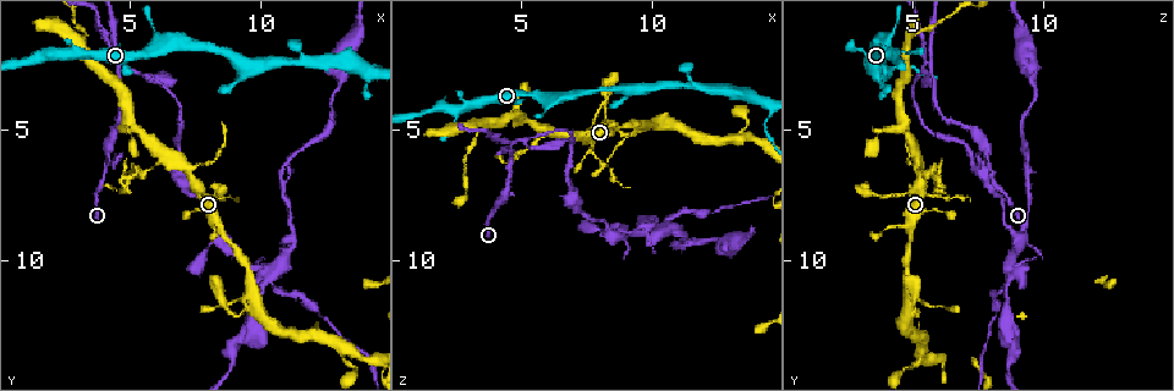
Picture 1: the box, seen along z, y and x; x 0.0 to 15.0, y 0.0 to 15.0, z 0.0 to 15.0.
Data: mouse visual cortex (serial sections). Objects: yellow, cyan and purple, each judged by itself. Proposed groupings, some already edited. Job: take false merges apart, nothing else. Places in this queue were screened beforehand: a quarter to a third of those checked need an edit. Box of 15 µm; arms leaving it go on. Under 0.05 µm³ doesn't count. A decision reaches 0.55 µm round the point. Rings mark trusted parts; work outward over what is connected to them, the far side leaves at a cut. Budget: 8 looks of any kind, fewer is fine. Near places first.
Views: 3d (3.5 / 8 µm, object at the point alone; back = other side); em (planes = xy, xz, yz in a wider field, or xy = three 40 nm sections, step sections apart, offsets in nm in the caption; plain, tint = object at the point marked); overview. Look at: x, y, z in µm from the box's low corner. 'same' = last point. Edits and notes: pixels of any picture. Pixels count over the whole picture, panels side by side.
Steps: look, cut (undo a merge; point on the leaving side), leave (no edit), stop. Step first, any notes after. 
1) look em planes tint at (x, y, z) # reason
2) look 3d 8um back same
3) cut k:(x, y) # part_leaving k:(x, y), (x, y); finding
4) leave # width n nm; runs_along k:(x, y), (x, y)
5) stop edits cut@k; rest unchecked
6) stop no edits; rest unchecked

look 3d 3.5um at (6.4, 6.1, 5.1) # three-way junction

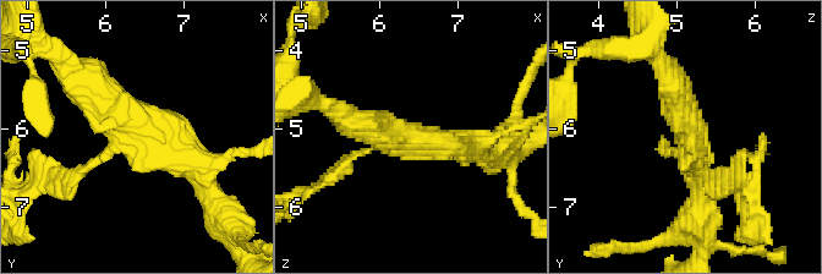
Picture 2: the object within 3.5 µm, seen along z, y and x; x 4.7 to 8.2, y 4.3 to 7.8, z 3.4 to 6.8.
look em xy step 3 tint at (6.45, 6.00, 5.15) # arms 3; arm_widths 100, 350, 400 nm; now the EM

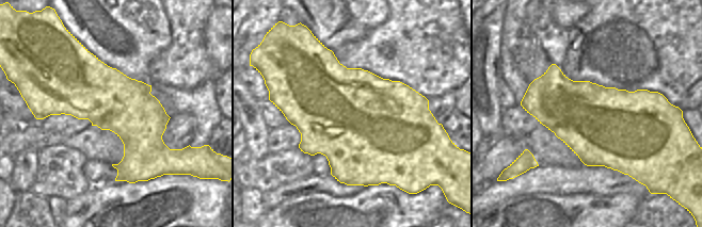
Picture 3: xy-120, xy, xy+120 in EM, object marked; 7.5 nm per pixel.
look em xy step 5 tint same # another direction

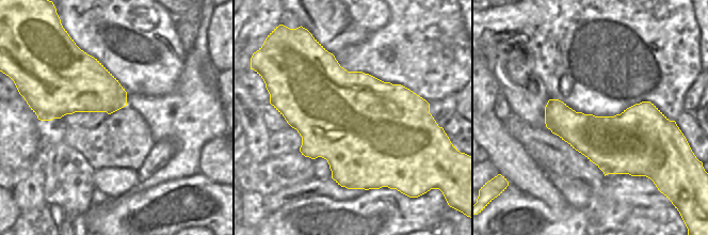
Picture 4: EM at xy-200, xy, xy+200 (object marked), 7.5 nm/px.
leave # runs_along 2:(204, 180), (81, 78); all the same cell

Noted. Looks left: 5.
look 3d 8um at (4.7, 2.4, 5.6) # sharp bend

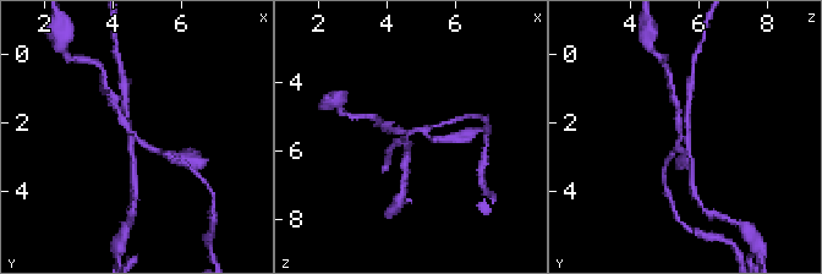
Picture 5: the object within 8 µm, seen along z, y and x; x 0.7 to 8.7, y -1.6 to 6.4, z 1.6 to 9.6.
look em xy step 2 tint at (4.6, 2.4, 5.6) # arms 4; arm_widths 150, 150, 200, 200 nm

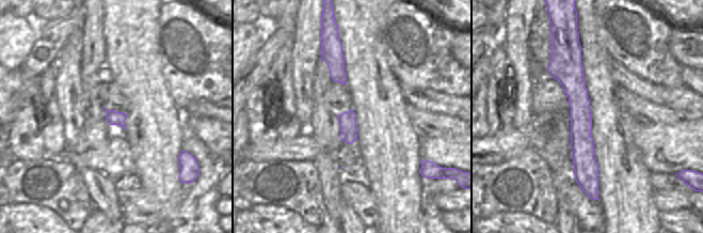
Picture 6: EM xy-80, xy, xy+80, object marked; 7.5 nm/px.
cut 5:(426, 129) # part_leaving 5:(409, 135), (451, 121); two cells meet here

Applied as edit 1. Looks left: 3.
look overview

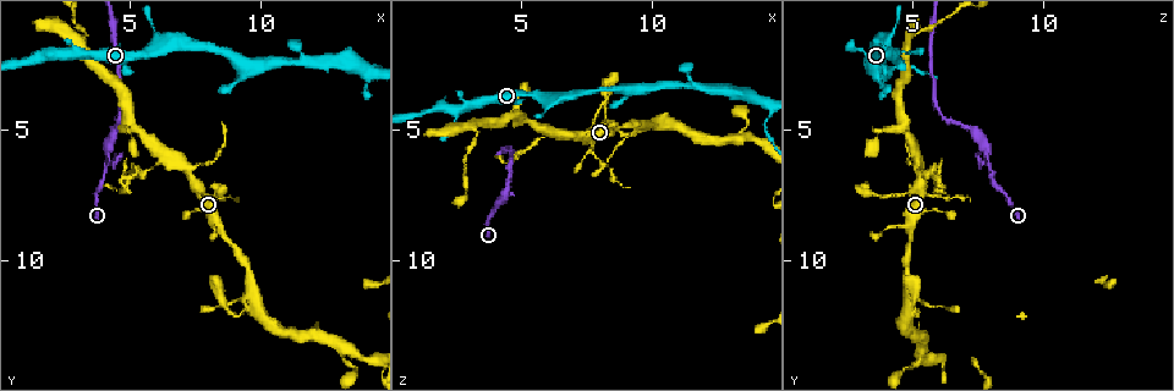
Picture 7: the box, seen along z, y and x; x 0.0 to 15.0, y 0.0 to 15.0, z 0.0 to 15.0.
look 3d 3.5um at (3.0, 1.5, 4.8) # arms part here

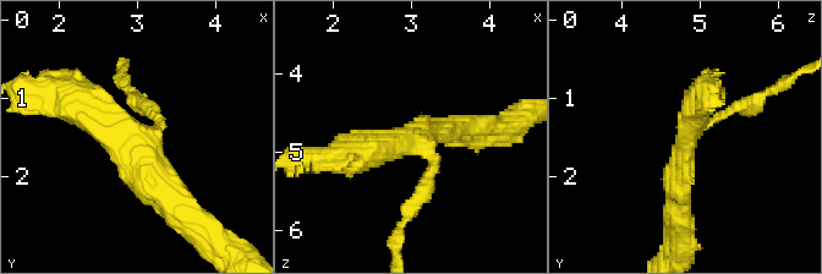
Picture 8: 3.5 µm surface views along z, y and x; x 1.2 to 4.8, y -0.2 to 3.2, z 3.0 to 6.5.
look em xy step 3 tint at (3.05, 1.60, 4.80) # arms 3; arm_widths 150, 300, 400 nm

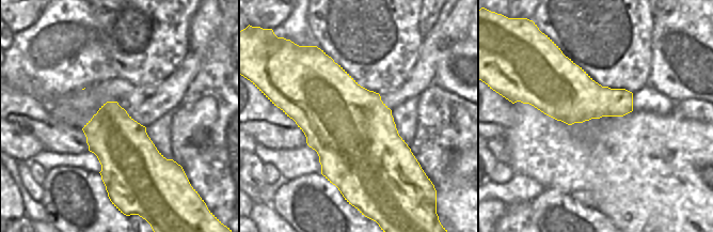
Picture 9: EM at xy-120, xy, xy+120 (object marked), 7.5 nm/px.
leave # runs_along 8:(181, 213), (141, 141), (72, 92); all the same cell

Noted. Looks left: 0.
stop edits cut@5; rest unchecked

